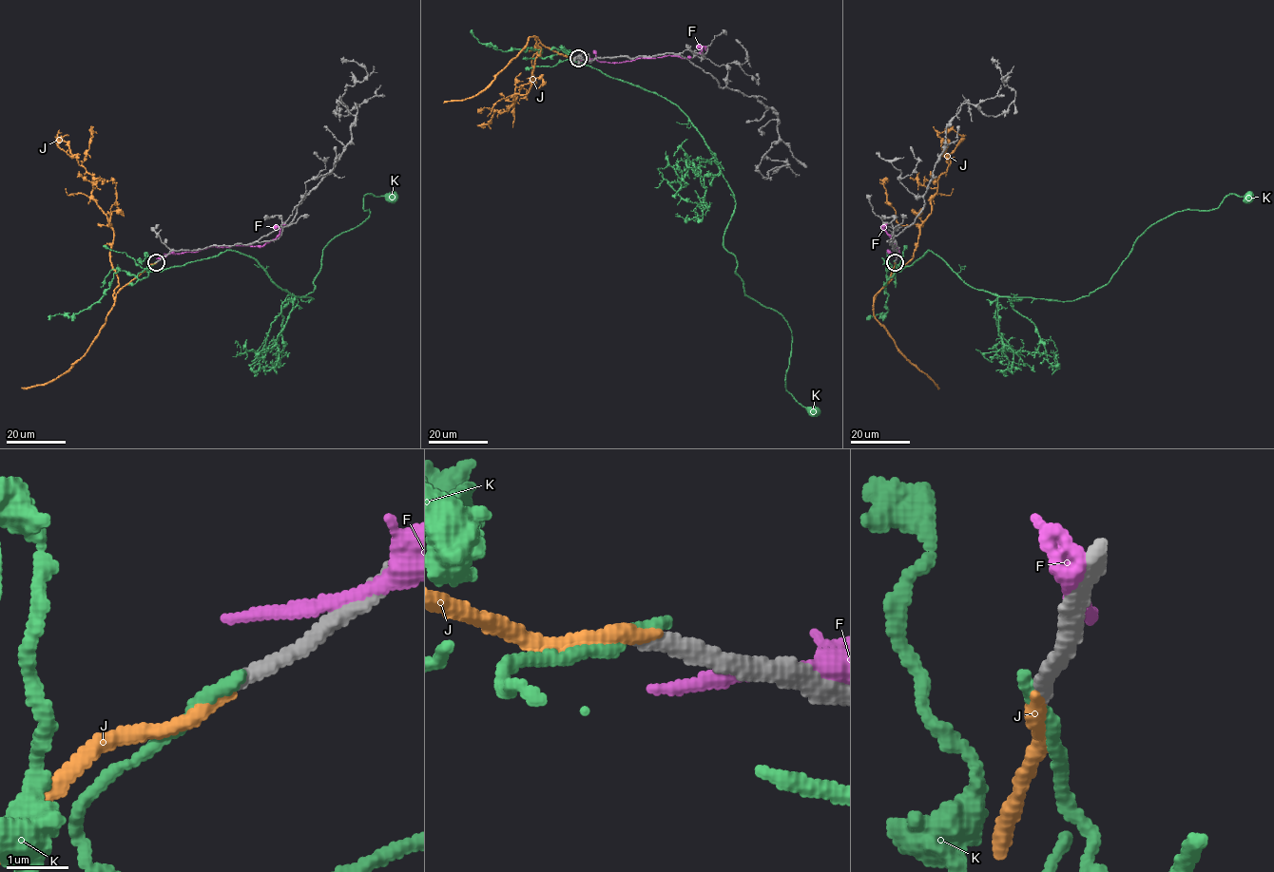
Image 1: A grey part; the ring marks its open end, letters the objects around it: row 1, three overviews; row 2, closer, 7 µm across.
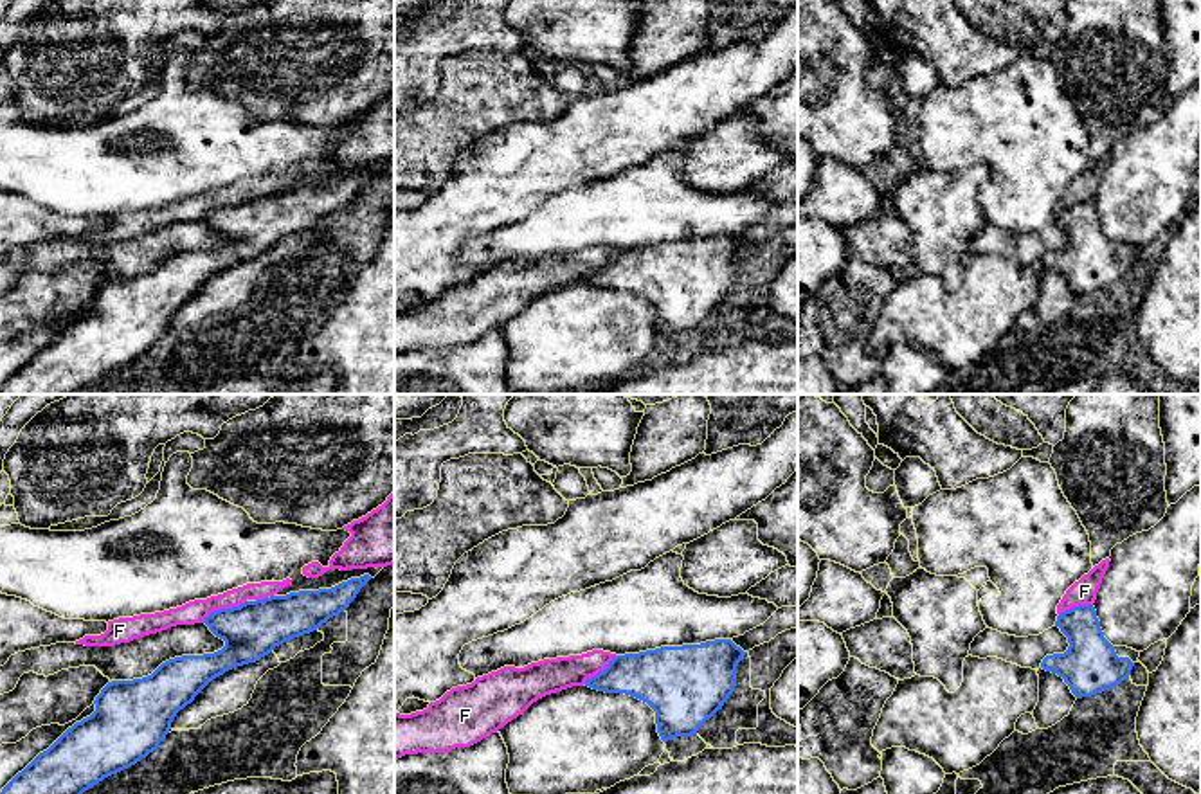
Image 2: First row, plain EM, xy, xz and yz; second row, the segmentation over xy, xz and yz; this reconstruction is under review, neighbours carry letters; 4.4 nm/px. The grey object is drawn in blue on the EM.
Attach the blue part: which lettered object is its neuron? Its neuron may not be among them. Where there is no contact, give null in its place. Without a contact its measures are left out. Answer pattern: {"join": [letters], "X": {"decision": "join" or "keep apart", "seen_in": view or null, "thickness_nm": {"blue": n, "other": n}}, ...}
{"join": ["J"], "F": {"decision": "keep apart", "seen_in": "xy", "thickness_nm": {"blue": 260, "other": 100}}, "J": {"decision": "join", "seen_in": null}, "K": {"decision": "keep apart", "seen_in": null}}

